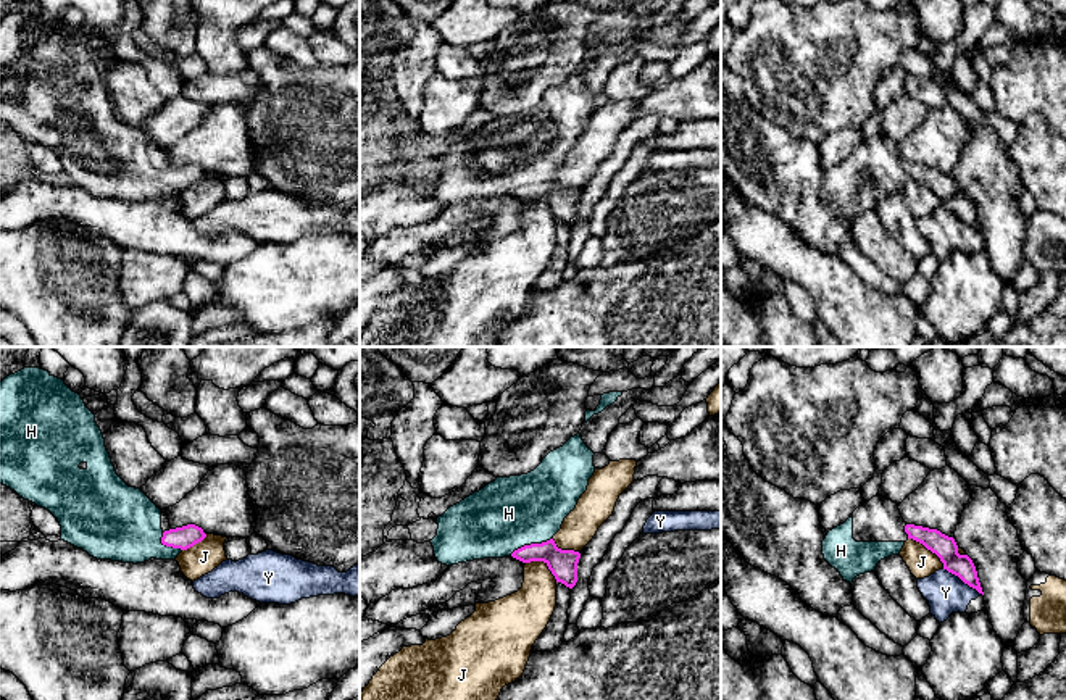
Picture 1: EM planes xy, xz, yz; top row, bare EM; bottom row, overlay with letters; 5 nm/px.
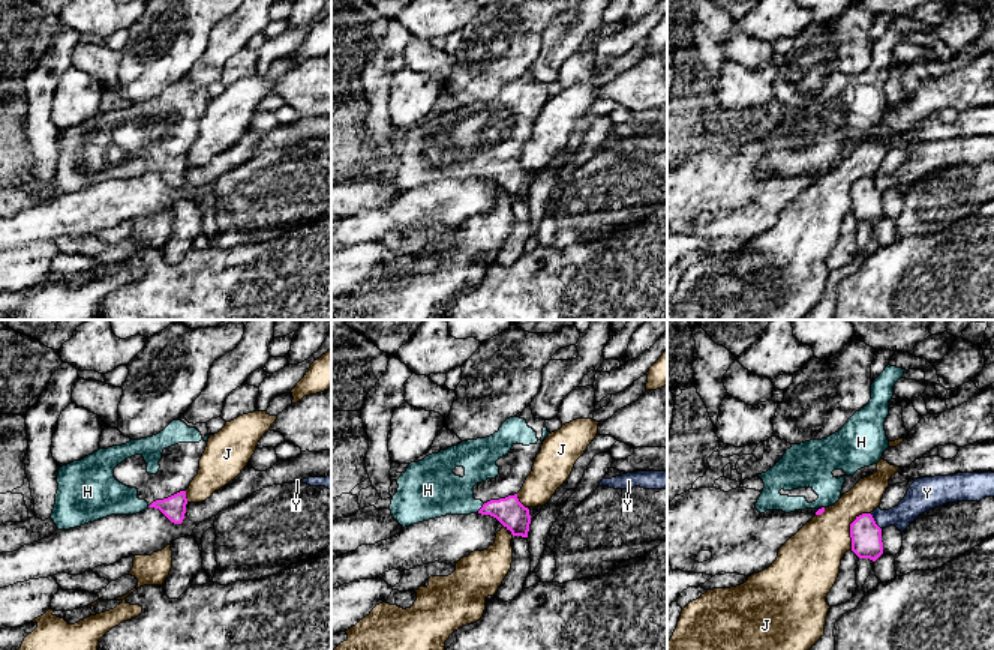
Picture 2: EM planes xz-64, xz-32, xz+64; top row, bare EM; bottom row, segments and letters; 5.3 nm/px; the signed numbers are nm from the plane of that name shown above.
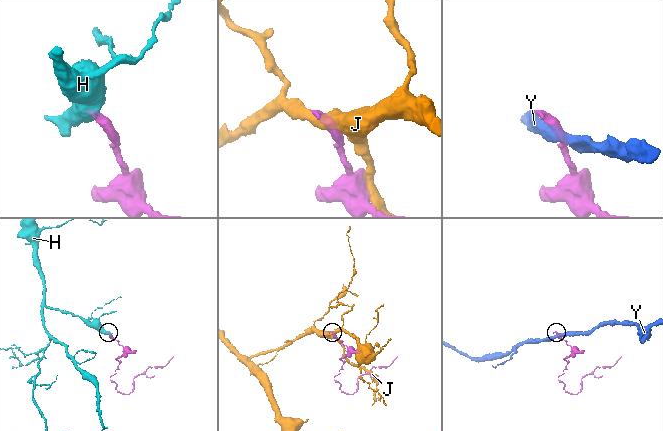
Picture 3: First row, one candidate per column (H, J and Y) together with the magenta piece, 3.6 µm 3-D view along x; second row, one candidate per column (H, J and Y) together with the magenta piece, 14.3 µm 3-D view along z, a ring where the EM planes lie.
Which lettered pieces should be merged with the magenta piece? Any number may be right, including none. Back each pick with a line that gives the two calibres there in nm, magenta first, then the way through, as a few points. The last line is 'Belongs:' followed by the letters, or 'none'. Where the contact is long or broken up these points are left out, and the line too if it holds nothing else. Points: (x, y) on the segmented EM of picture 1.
H: Thickness 140 nm (magenta) against 360 nm. Path across: xz (563, 563), (531, 544), (524, 529), (508, 513)
Belongs: H

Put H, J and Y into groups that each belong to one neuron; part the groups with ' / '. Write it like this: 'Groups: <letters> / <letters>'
Groups: H / J / Y

